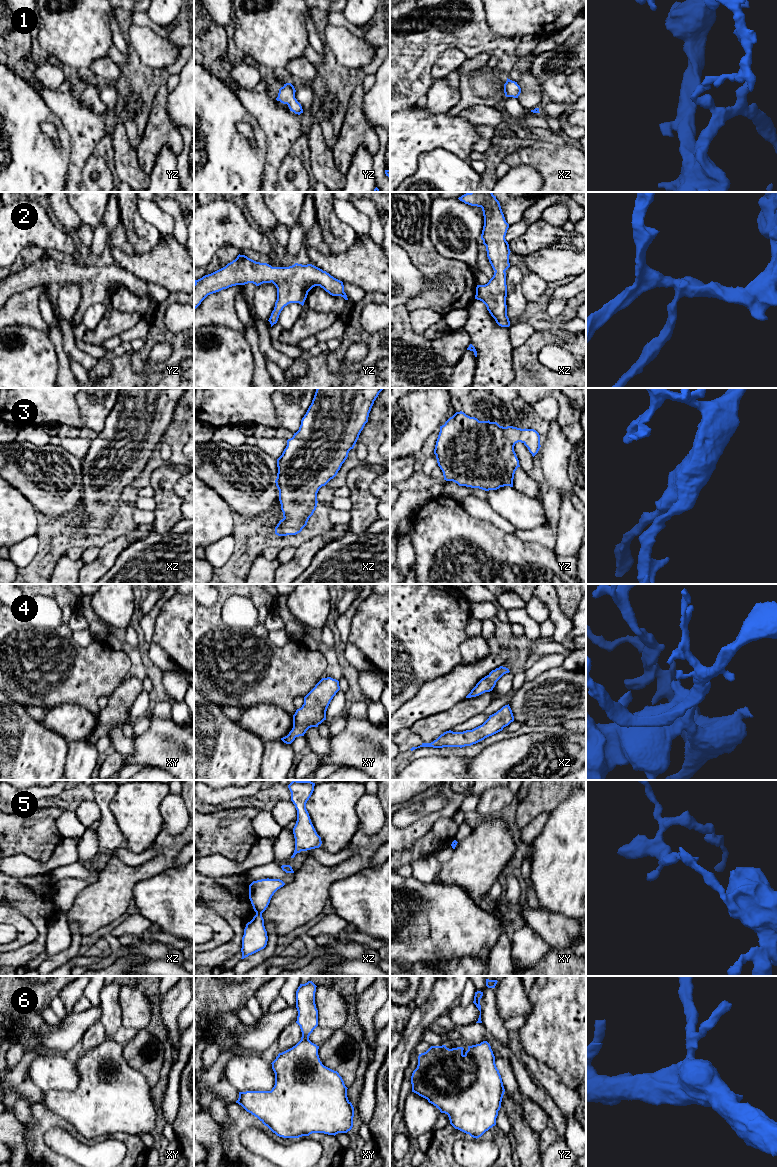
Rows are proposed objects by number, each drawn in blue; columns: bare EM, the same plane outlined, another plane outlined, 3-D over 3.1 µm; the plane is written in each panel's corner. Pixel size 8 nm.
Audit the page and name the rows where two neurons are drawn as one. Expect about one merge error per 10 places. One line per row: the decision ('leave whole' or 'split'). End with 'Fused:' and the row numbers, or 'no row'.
1: leave whole
2: leave whole
3: leave whole
4: leave whole
5: split
6: leave whole
Fused: 5

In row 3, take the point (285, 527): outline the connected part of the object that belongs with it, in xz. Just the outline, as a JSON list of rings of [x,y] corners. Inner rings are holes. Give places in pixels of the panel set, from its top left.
[[[317,388],[311,405],[301,420],[299,430],[287,440],[287,446],[277,459],[278,473],[275,480],[283,519],[275,527],[278,536],[296,535],[307,525],[317,507],[317,493],[333,479],[348,453],[354,448],[361,431],[368,422],[369,413],[383,388]]]

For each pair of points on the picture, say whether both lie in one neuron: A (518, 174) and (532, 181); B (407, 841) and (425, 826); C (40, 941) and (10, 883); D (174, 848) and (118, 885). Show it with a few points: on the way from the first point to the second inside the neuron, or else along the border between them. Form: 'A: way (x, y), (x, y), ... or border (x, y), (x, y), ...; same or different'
A: way (521, 177), (525, 181), (529, 181); same
B: way (411, 837), (421, 827); same
C: way (41, 926), (41, 919), (23, 901), (22, 897); same
D: way (160, 861), (147, 870), (132, 875); same

